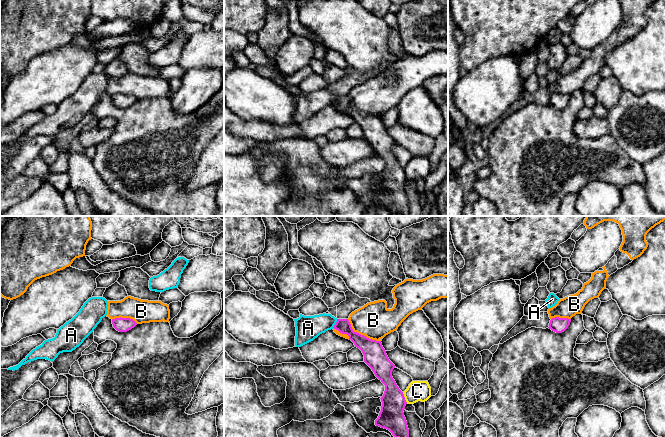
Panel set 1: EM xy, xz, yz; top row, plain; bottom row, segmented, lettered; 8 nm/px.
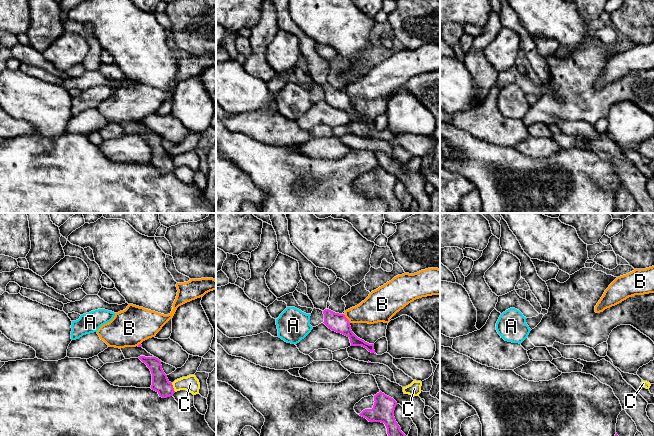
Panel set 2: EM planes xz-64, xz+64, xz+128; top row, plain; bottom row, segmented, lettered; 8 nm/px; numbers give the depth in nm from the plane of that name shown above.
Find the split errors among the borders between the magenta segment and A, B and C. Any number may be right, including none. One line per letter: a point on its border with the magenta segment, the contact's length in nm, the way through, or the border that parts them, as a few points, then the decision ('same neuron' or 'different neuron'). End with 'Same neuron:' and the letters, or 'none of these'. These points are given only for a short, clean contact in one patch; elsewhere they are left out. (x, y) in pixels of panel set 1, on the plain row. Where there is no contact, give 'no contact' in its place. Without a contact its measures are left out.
A: meets magenta in xz at (336, 99); contact 80 nm long; border along xz (337, 95), (332, 103); different neuron
B: meets magenta in xz at (360, 110); contact 320 nm long; border along xz (347, 95), (354, 107), (380, 117); different neuron
C: meets magenta in xz at (404, 174); contact 100 nm long; border along xz (402, 168), (407, 179); different neuron
Same neuron: none of these

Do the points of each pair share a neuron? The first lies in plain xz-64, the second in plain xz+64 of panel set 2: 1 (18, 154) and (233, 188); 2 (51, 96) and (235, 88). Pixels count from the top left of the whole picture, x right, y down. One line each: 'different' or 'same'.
1: same
2: same

